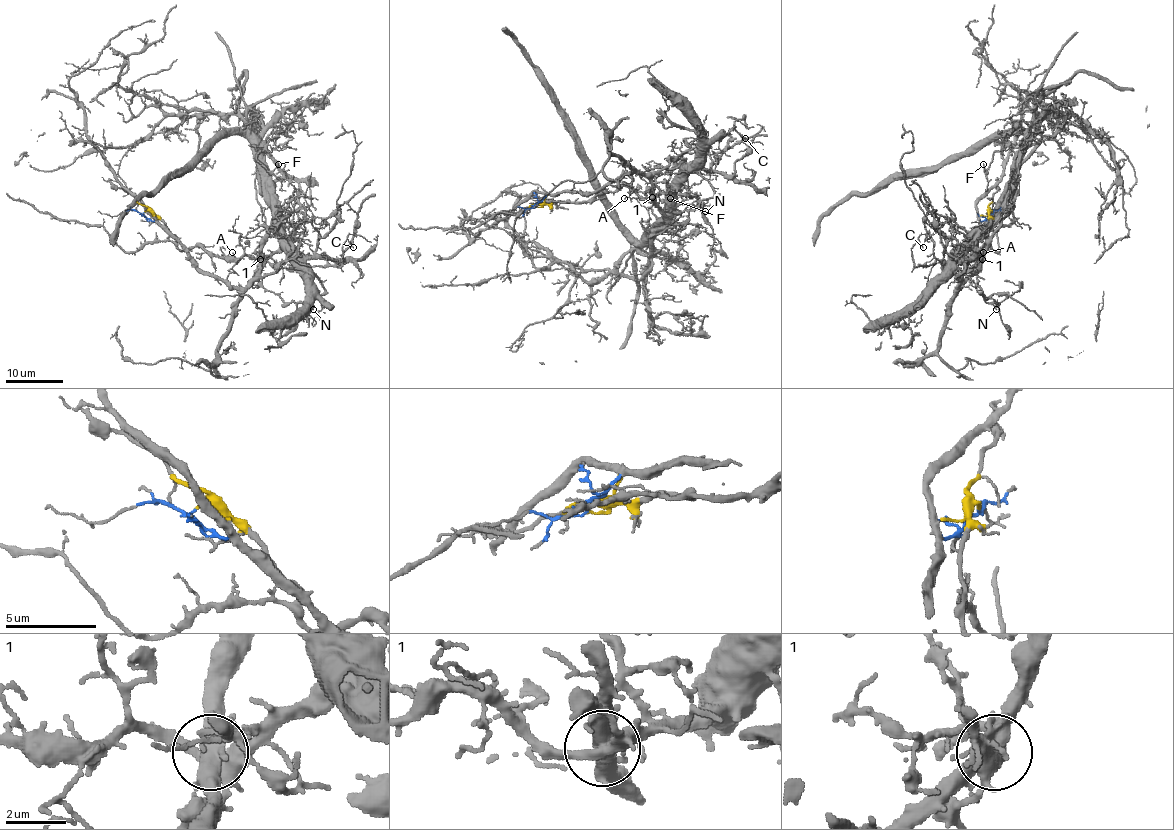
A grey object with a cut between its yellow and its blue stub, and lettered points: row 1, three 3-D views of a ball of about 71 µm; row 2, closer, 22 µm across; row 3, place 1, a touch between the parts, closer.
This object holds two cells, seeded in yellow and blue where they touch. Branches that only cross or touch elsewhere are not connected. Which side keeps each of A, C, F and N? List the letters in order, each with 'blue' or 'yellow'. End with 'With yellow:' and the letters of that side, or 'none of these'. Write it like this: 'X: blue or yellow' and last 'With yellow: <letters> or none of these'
A: yellow
C: blue
F: yellow
N: yellow
With yellow: A, F, N

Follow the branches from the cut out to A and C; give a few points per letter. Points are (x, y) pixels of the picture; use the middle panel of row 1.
A: (536, 207), (556, 201), (591, 201), (598, 194), (625, 185), (630, 194), (624, 198)
C: (536, 207), (547, 195), (598, 191), (628, 174), (655, 173), (705, 141), (720, 140), (735, 127), (745, 137)

